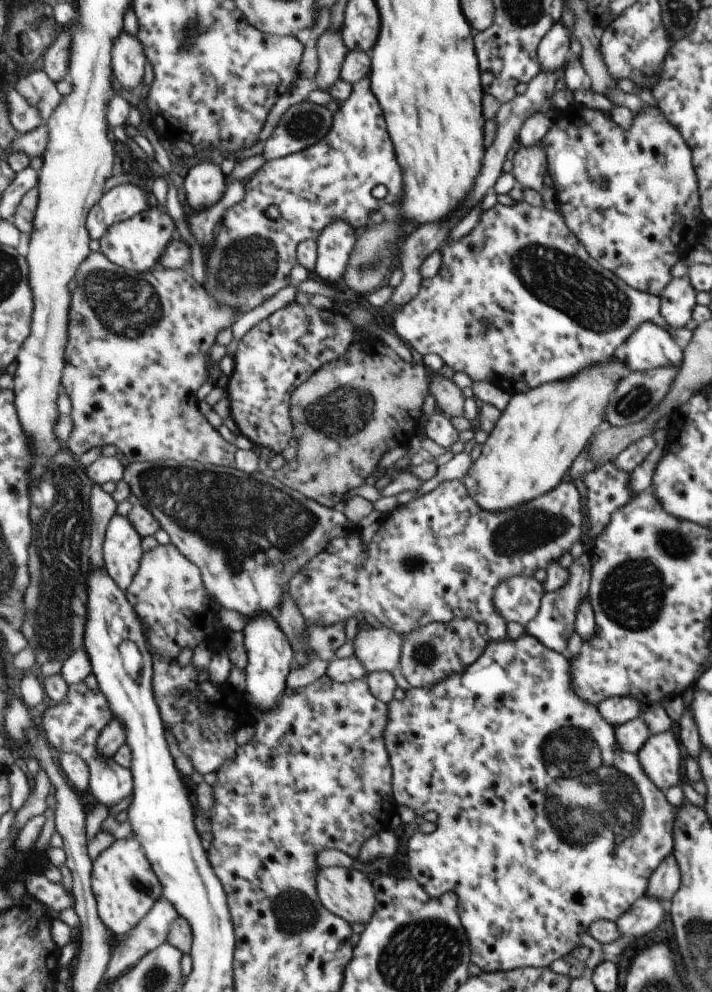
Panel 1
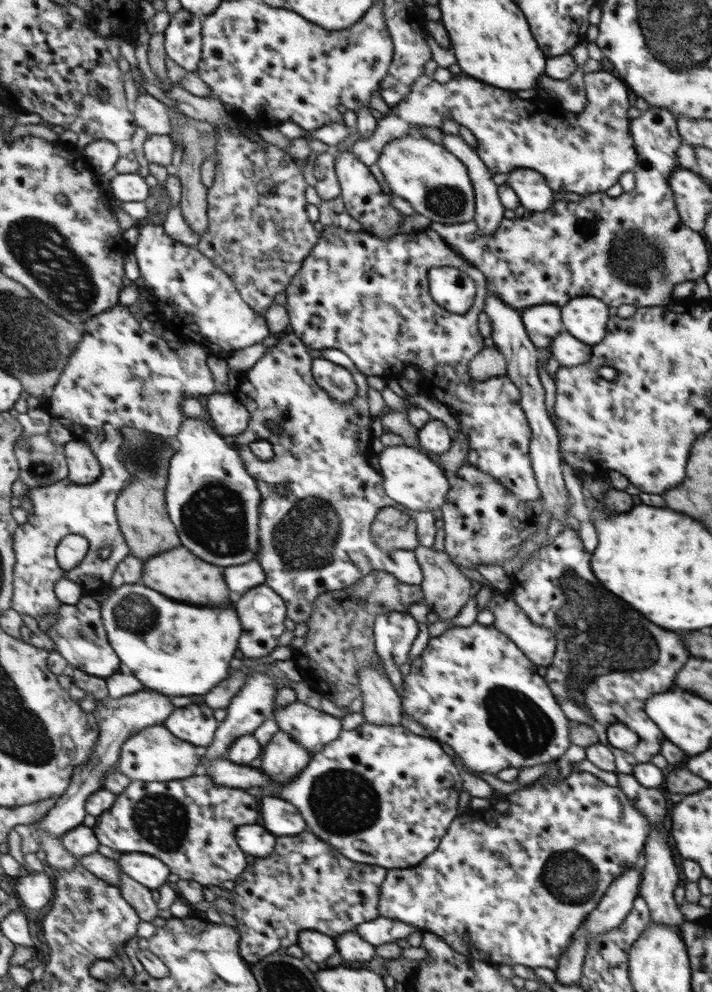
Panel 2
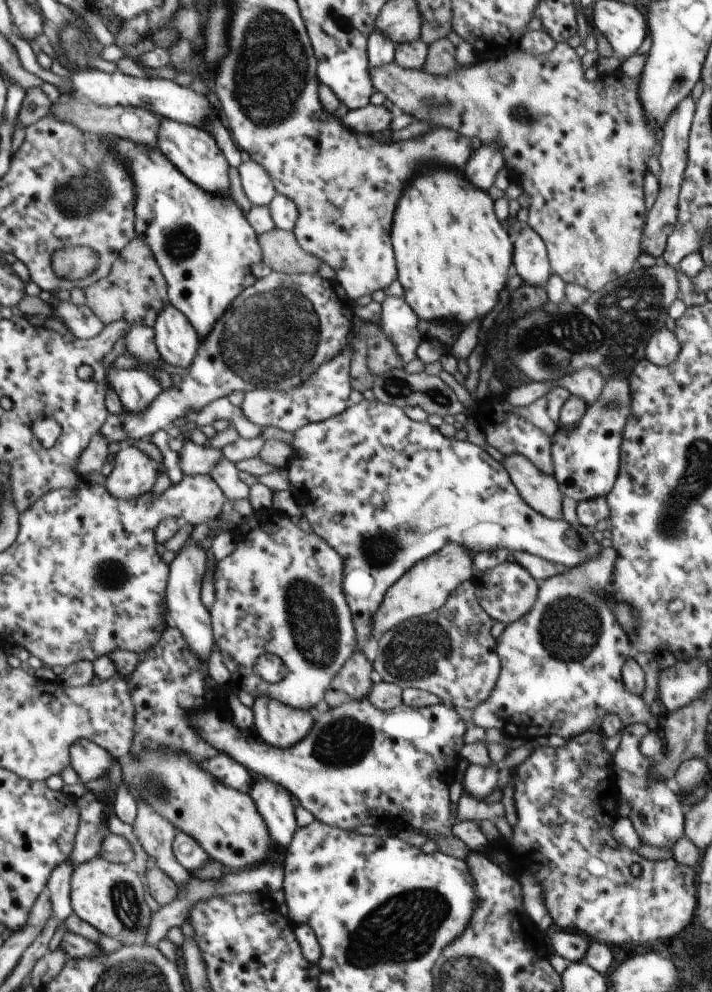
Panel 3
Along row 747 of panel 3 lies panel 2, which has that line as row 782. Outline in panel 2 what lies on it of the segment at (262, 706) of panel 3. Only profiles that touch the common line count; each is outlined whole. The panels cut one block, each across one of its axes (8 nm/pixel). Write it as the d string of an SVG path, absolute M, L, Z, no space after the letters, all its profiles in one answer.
M280 730L265 747L260 767L276 778L278 782L288 784L298 778L313 761L313 753L302 746L292 734Z

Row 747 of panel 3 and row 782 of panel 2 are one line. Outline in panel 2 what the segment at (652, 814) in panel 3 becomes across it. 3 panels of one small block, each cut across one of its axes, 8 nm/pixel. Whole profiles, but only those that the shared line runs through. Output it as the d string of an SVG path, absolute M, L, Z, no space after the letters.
M620 773L618 777L618 786L621 787L625 794L636 804L640 810L645 812L645 816L649 819L649 824L651 825L651 834L648 839L648 843L644 849L644 855L646 855L646 860L644 860L644 874L642 876L642 881L640 881L641 888L639 889L639 895L644 898L648 908L650 910L650 918L652 922L656 924L666 924L666 926L676 926L680 927L688 922L686 915L680 910L678 910L678 904L674 901L674 890L678 886L678 868L674 864L674 858L672 858L672 850L668 846L668 834L666 834L666 829L664 827L663 832L656 832L654 828L654 822L662 822L664 820L664 814L668 812L668 806L666 806L666 798L662 796L660 788L646 788L642 786L634 775Z

